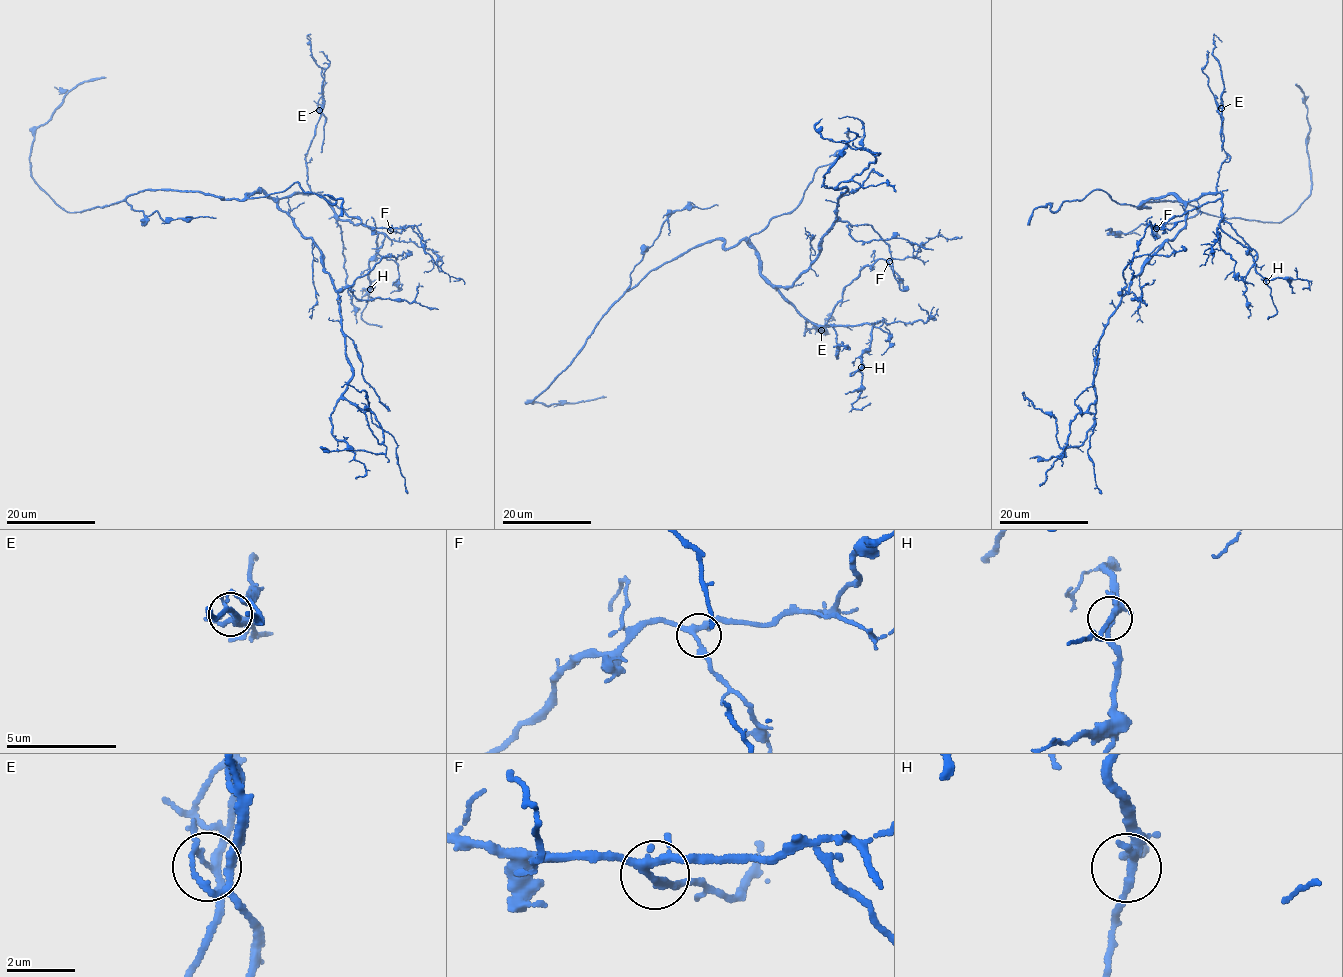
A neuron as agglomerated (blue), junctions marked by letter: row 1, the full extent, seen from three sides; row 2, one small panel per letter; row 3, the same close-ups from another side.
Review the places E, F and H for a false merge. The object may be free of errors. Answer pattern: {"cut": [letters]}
{"cut": ["E"]}

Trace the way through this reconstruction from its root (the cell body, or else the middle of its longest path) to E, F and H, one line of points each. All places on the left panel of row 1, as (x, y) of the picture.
E: (257, 191), (285, 198), (311, 191), (306, 153), (320, 118), (319, 110)
F: (257, 191), (285, 198), (298, 193), (318, 194), (349, 216), (356, 217), (364, 225), (390, 230)
H: (257, 191), (285, 198), (318, 194), (341, 220), (372, 228), (378, 234), (377, 248), (369, 261), (370, 289)

